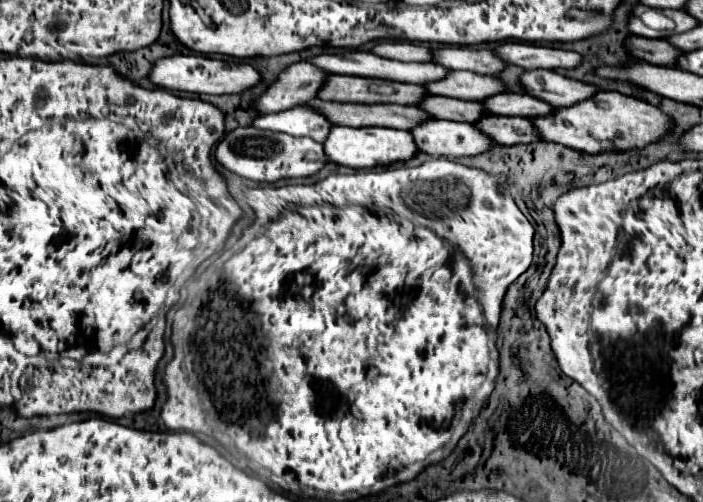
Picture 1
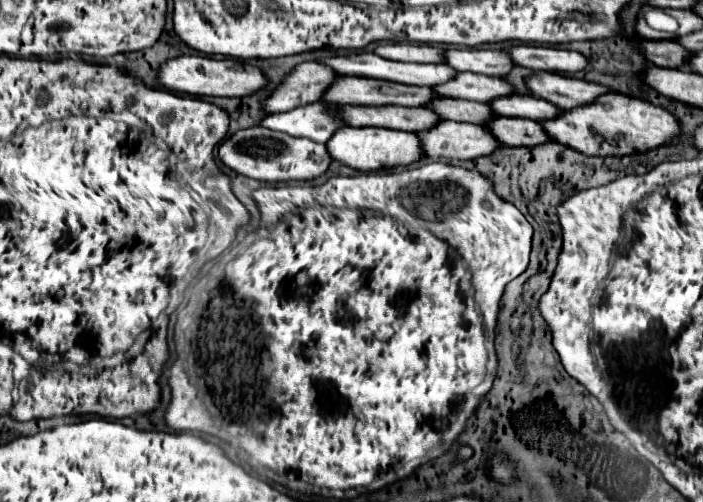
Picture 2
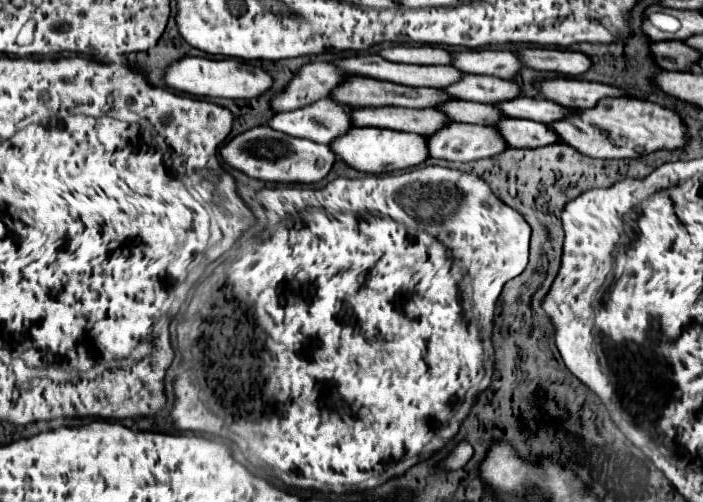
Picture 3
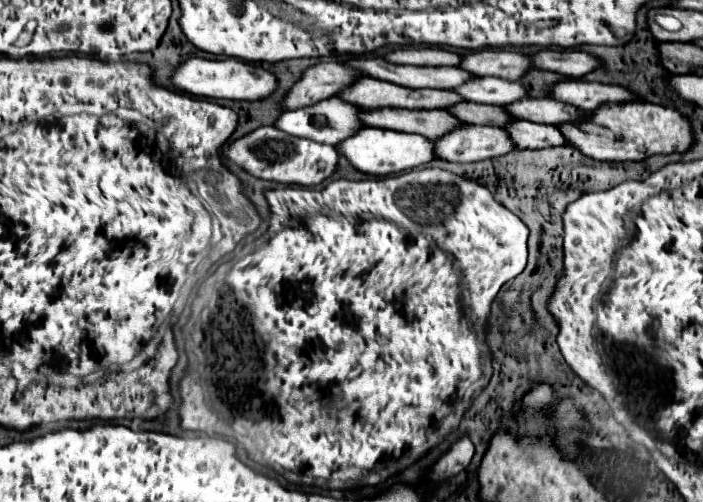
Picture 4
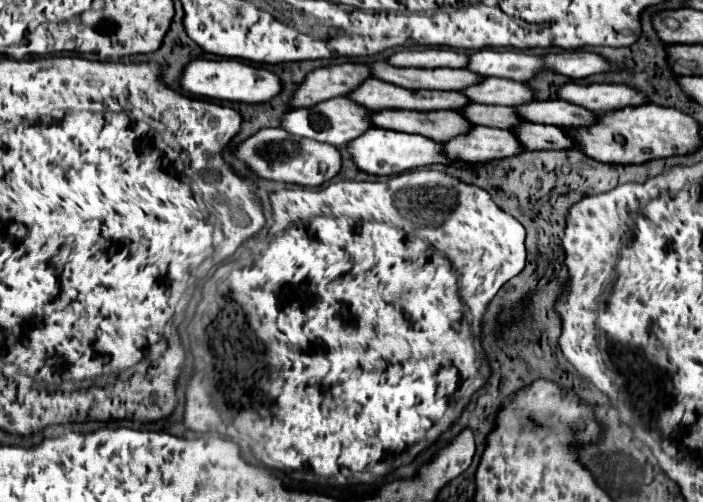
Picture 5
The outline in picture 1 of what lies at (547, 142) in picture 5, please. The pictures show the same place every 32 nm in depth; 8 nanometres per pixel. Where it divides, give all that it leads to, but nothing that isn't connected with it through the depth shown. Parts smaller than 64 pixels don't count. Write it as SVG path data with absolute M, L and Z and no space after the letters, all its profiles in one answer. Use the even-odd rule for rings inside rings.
M486 116L476 124L484 134L492 136L496 144L514 146L514 144L532 144L540 142L536 126L528 118L508 118L508 116Z

